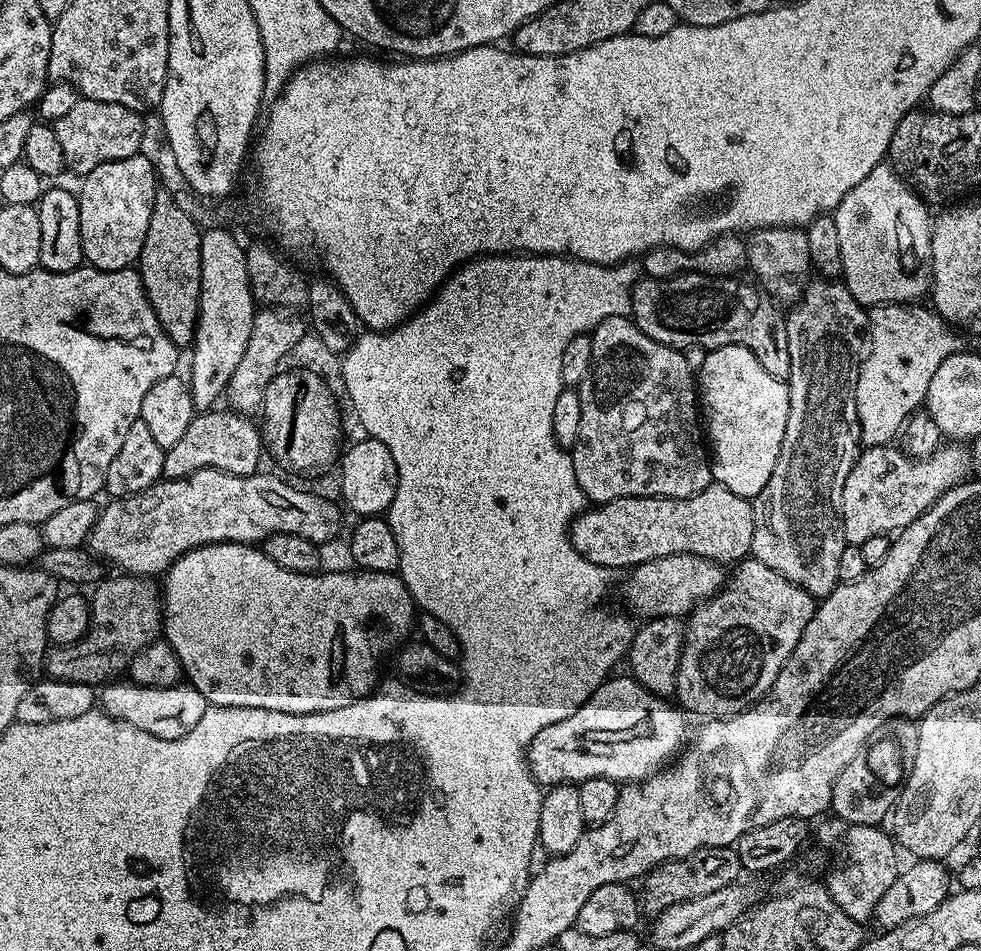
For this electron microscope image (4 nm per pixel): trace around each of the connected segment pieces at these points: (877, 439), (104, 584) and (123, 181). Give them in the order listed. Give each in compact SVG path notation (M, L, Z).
M877 304L868 312L870 343L856 387L860 438L867 447L888 446L897 439L908 417L923 405L934 370L958 350L957 333L931 307L920 307L924 306Z
M112 574L109 575L107 578L99 581L91 589L90 592L90 611L88 614L88 629L86 630L86 634L84 637L81 638L77 644L70 644L67 646L56 646L49 651L46 657L46 672L51 679L54 680L65 680L66 682L82 682L83 684L91 684L93 686L103 686L113 678L119 677L116 676L119 672L123 673L125 669L127 669L128 665L132 663L132 659L135 658L139 652L147 646L147 644L154 644L156 643L158 637L161 635L162 632L162 596L161 593L158 591L157 585L156 588L151 579L142 577L142 576L129 576L127 574Z
M137 154L94 166L94 170L87 172L81 180L84 181L78 187L78 199L85 261L103 272L133 267L139 261L142 242L146 242L146 230L150 230L150 218L156 205L155 166L144 154Z

